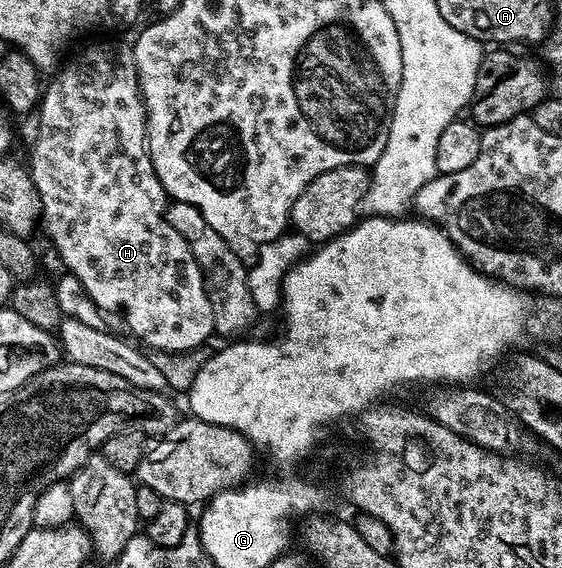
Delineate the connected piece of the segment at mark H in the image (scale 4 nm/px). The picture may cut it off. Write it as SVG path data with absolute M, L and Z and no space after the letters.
M129 44L94 45L91 49L84 50L79 57L72 58L65 65L66 62L49 78L40 98L40 108L36 113L38 138L34 141L34 150L30 153L30 161L28 160L30 177L34 180L34 186L40 195L42 204L41 228L43 230L46 228L46 233L50 236L50 241L54 244L59 259L67 265L65 268L68 273L83 284L84 293L94 301L96 307L106 315L119 313L120 316L126 317L126 325L130 328L131 333L129 336L135 342L141 343L147 350L159 353L186 353L189 349L201 349L207 344L206 340L214 333L212 303L206 294L206 281L202 277L198 260L192 255L188 243L184 243L184 239L178 234L176 227L172 227L168 223L164 212L168 205L168 198L152 167L150 149L146 146L146 108L138 86L138 72L134 62L133 48Z

